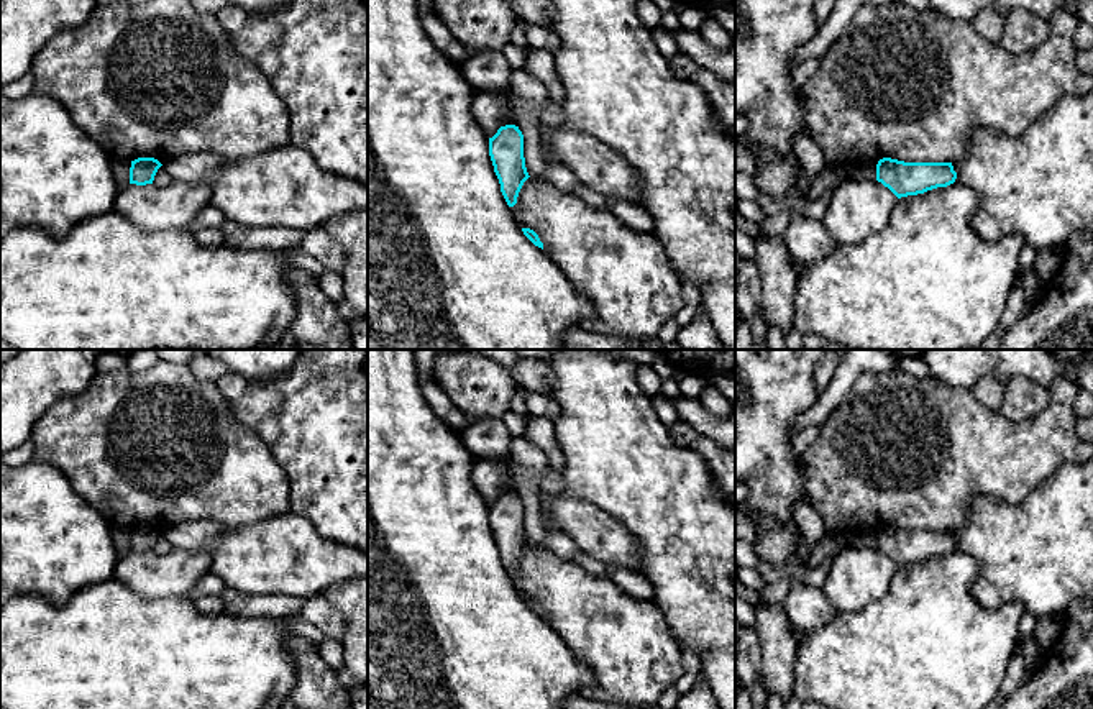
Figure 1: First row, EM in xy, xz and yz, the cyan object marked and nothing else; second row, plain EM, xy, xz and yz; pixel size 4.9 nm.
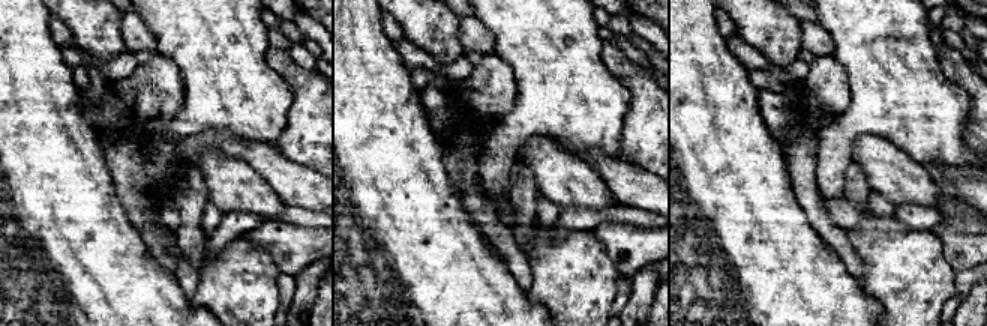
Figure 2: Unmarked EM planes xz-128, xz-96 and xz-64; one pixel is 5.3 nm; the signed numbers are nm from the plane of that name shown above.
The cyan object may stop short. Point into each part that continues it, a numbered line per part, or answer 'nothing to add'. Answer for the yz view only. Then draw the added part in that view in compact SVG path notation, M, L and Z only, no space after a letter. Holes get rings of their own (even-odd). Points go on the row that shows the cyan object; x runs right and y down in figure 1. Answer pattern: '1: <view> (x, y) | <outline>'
nothing to add

